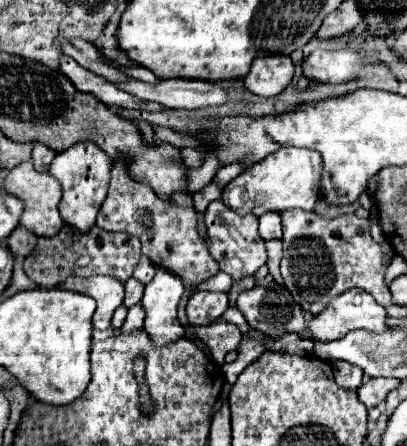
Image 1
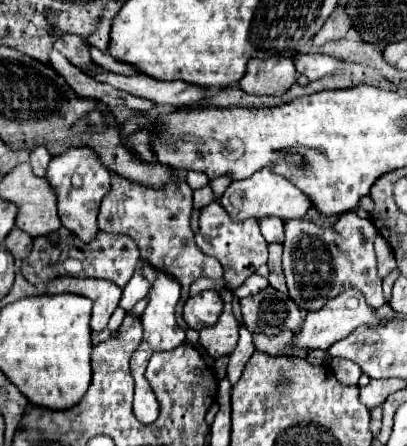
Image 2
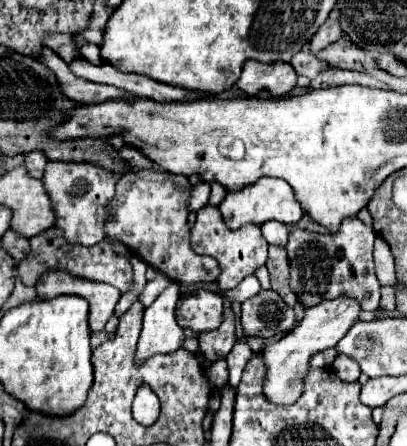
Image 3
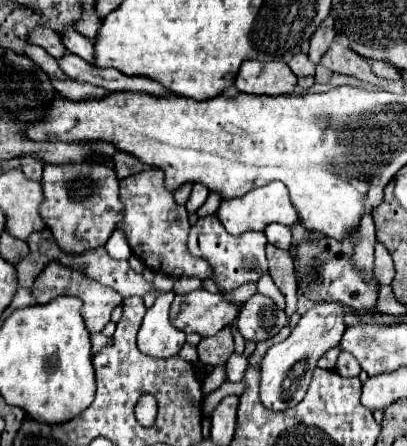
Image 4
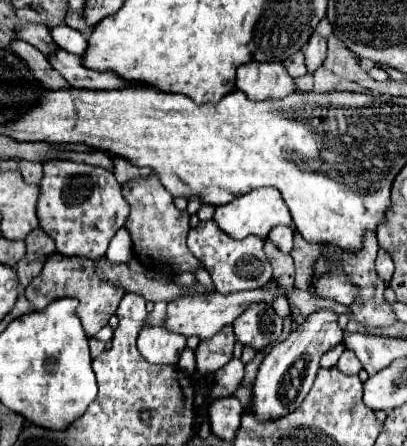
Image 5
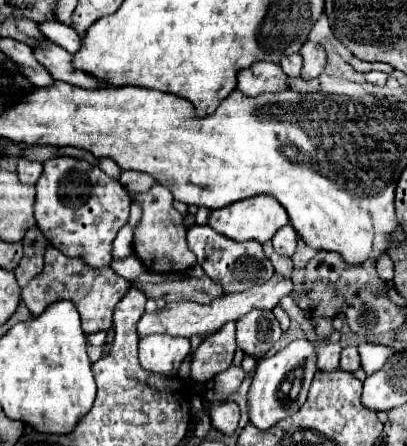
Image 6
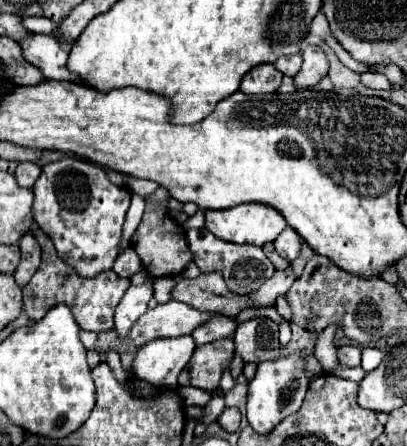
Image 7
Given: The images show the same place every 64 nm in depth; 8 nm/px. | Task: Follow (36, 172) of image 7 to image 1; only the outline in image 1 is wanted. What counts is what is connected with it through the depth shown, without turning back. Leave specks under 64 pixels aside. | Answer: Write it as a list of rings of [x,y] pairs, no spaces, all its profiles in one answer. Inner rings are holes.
[[[36,142],[32,148],[32,162],[34,162],[34,168],[38,172],[46,172],[54,156],[56,156],[56,152],[52,152],[48,146],[44,146],[40,142]]]

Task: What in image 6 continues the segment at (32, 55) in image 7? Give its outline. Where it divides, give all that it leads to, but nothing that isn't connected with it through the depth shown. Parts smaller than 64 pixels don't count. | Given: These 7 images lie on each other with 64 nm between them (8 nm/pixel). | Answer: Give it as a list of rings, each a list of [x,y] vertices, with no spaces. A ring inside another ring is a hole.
[[[44,40],[38,46],[34,46],[32,52],[34,52],[34,58],[44,68],[48,68],[48,74],[54,80],[62,80],[62,82],[68,82],[68,84],[74,84],[74,86],[80,86],[80,88],[100,88],[100,86],[104,86],[96,78],[92,78],[92,76],[88,76],[80,70],[74,70],[72,68],[72,54],[66,52],[60,46],[56,46],[50,40]]]

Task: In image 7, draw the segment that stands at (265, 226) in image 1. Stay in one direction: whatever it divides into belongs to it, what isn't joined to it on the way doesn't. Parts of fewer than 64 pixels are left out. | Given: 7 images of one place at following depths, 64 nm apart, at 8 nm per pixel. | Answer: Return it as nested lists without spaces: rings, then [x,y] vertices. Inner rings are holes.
[[[290,226],[284,228],[284,232],[274,240],[274,246],[276,246],[276,252],[286,258],[288,262],[296,260],[296,256],[300,254],[300,248],[302,248],[302,238],[298,236],[296,230],[292,230]]]

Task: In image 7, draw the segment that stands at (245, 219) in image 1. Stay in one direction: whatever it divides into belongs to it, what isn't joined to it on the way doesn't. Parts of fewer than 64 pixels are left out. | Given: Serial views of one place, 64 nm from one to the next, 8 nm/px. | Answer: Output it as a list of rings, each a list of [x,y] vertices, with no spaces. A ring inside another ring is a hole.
[[[206,228],[188,230],[186,236],[188,236],[188,248],[192,252],[192,260],[196,262],[200,272],[216,272],[216,270],[222,272],[228,290],[232,290],[236,294],[256,292],[274,274],[274,266],[262,252],[262,248],[256,248],[252,244],[244,244],[244,246],[242,244],[226,244],[224,240],[208,234]]]

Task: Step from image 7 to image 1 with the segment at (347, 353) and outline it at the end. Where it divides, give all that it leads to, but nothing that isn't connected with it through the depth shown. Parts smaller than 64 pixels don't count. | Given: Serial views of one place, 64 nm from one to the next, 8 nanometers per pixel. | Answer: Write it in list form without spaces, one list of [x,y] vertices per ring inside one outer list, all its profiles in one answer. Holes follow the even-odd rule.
[[[334,362],[334,378],[342,388],[356,390],[362,382],[362,370],[350,362]]]

